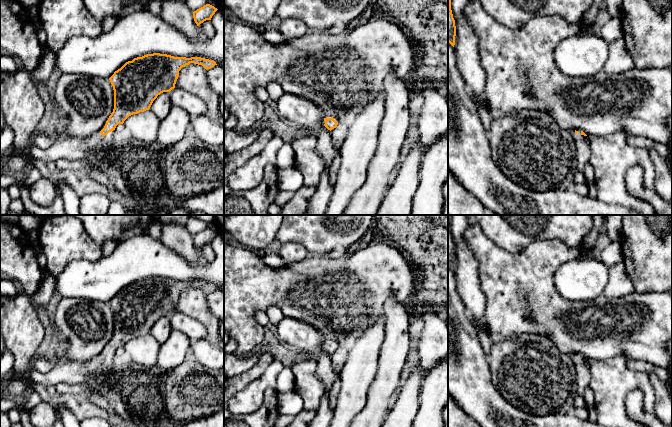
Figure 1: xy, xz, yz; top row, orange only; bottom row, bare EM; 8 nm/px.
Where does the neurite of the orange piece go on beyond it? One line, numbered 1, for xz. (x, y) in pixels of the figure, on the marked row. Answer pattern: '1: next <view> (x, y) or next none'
1: next xz (325, 115)

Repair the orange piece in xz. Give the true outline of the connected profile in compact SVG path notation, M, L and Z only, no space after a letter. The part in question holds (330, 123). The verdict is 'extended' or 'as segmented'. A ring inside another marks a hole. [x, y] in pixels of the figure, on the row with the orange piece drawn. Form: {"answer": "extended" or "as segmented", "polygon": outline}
{"answer": "extended", "polygon": "M324 114L323 119L321 120L321 124L331 131L332 129L337 127L339 121L340 119L338 118L338 116Z"}

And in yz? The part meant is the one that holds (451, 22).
{"answer": "as segmented", "polygon": "M448 0L448 42L454 47L456 36L455 20L451 10L451 0Z"}

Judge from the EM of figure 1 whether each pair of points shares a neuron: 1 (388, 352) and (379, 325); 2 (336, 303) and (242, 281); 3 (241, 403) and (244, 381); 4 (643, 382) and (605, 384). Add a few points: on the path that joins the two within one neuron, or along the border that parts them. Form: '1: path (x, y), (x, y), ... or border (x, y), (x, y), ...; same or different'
1: border (385, 319), (385, 339), (382, 343), (378, 362); different
2: path (313, 290), (265, 286); same
3: border (262, 374), (234, 396); different
4: path (634, 382), (614, 382); same

